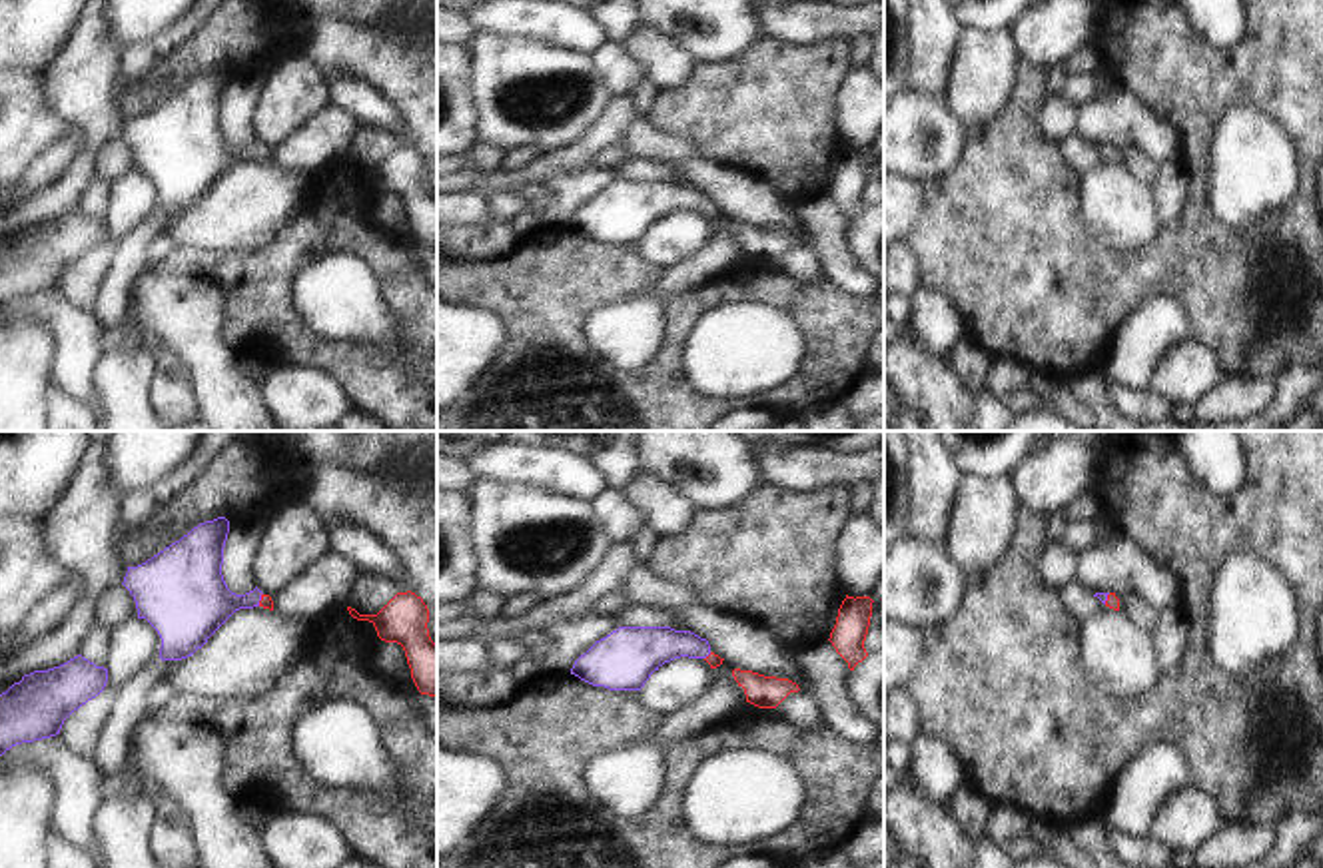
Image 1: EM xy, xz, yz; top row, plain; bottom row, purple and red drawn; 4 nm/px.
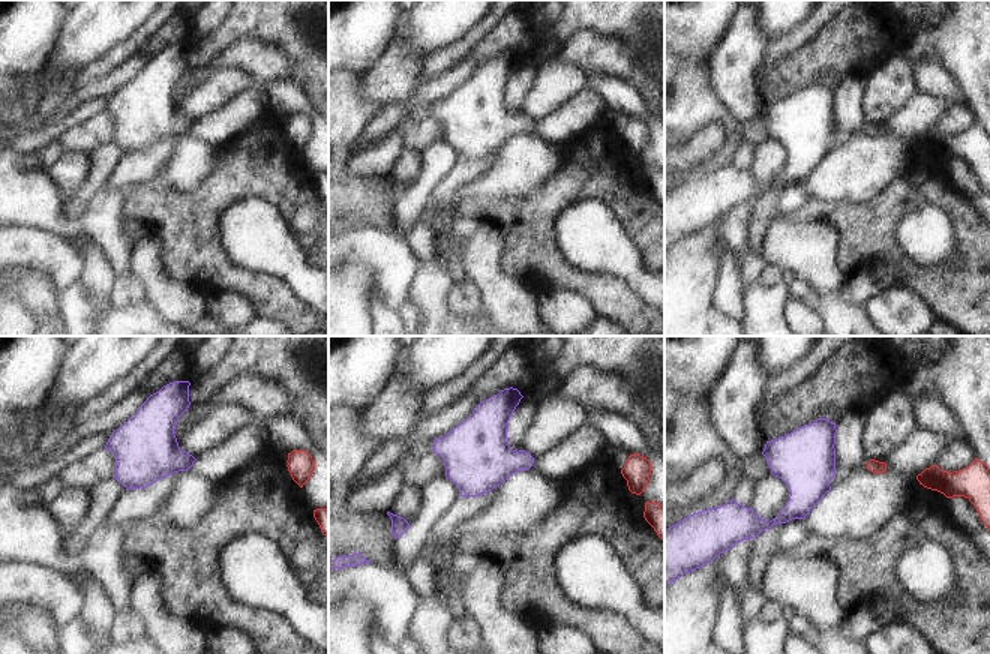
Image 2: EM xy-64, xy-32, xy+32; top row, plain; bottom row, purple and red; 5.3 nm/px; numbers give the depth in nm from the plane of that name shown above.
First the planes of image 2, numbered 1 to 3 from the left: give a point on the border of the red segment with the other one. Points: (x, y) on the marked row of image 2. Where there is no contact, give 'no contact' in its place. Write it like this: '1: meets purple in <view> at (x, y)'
1: no contact
2: no contact
3: no contact

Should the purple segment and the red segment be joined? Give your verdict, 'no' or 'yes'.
yes

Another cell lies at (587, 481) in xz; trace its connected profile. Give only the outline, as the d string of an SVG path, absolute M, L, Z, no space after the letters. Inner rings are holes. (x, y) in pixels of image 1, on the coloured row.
M485 443L463 459L471 469L473 483L537 485L593 503L611 489L609 475L585 455L565 447Z

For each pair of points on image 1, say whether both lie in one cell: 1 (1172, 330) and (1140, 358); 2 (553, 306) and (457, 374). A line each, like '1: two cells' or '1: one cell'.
1: one cell
2: two cells

